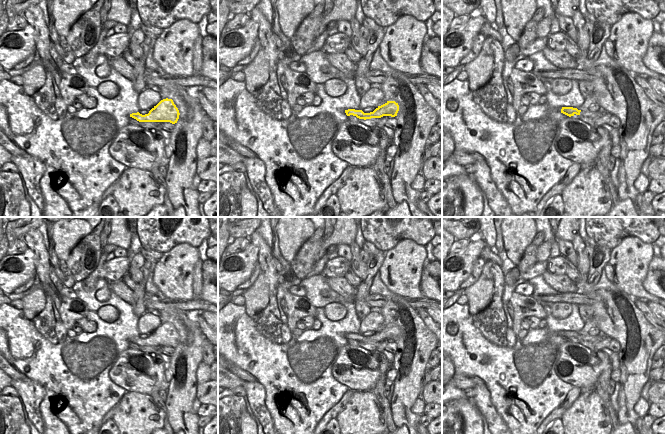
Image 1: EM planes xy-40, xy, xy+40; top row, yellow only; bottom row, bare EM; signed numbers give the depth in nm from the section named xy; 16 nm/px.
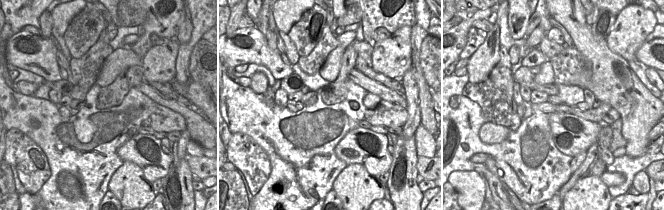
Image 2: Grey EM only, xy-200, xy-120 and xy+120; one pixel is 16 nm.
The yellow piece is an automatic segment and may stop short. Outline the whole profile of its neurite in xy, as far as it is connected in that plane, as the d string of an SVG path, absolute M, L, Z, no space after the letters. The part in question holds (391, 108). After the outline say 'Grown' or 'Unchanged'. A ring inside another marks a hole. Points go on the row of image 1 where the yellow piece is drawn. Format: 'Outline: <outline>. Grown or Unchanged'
Outline: M387 101L385 104L378 106L373 112L364 113L362 110L348 109L345 110L347 116L353 115L359 119L381 118L383 116L397 116L399 105L395 101Z. Unchanged

